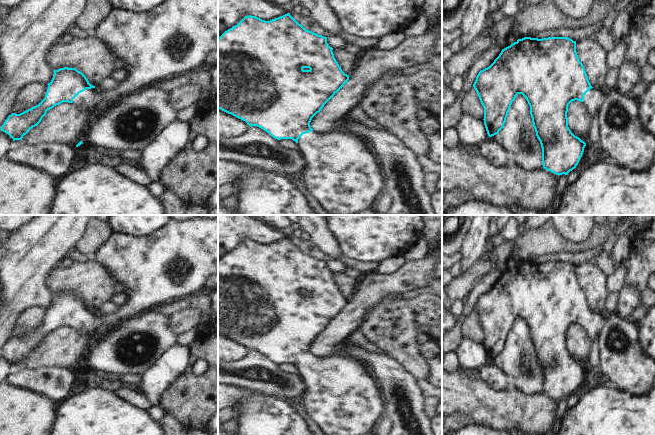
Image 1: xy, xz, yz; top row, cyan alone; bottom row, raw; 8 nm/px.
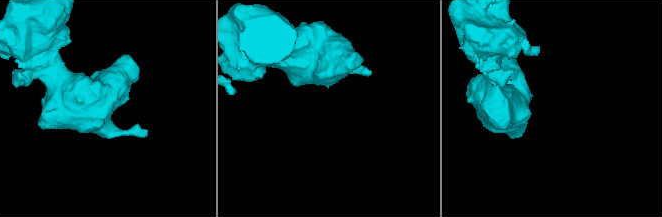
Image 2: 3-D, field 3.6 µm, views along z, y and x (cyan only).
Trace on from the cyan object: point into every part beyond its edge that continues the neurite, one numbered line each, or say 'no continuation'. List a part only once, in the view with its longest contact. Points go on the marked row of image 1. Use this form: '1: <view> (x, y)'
1: xy (176, 36).

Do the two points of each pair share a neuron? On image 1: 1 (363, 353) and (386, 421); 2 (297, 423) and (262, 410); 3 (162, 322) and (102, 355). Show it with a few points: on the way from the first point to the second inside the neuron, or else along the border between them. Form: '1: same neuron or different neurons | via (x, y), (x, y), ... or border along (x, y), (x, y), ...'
1: different neurons | border along (385, 414), (395, 424)
2: same neuron | via (288, 423), (275, 423), (271, 419)
3: same neuron | via (147, 329), (130, 330), (115, 340)

